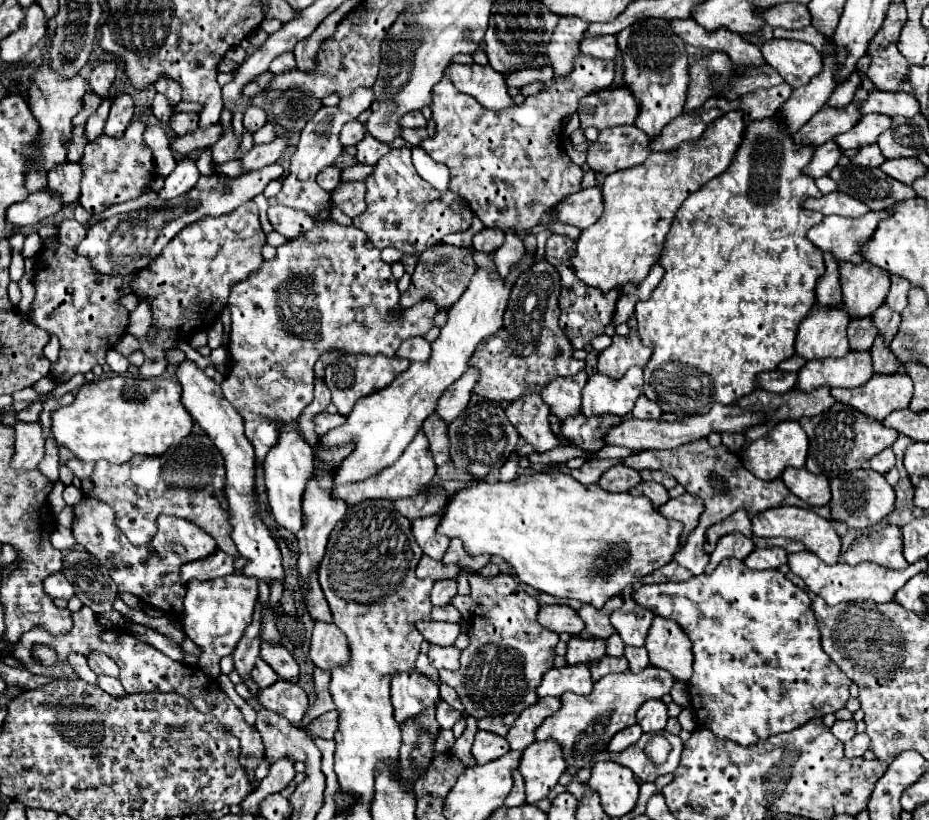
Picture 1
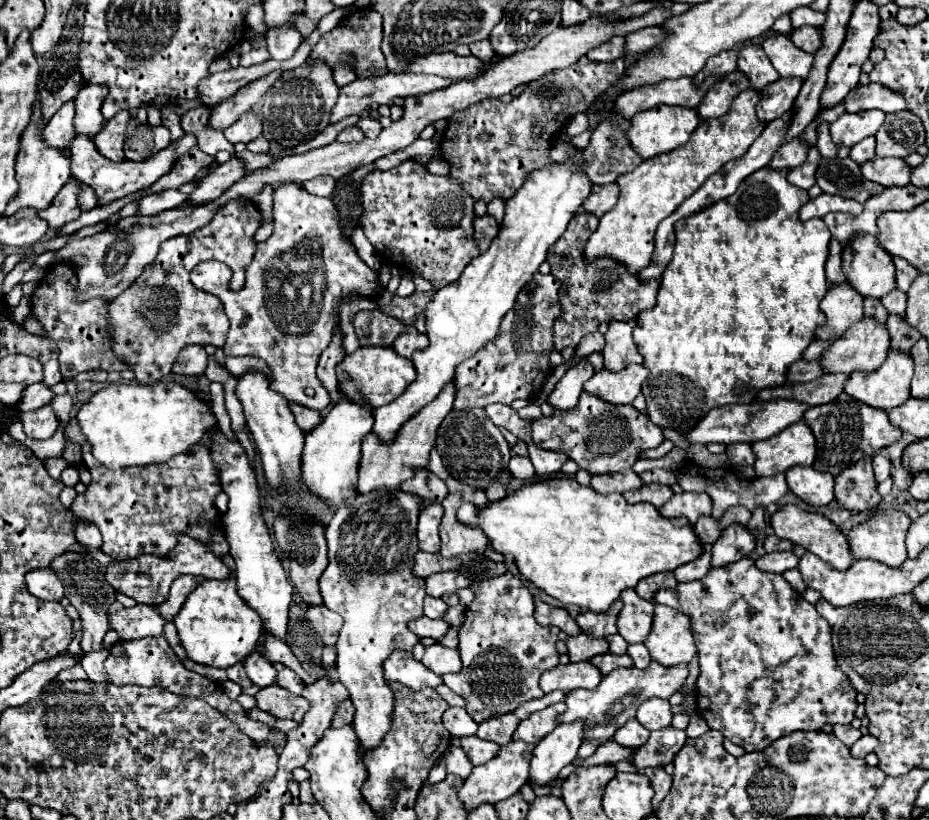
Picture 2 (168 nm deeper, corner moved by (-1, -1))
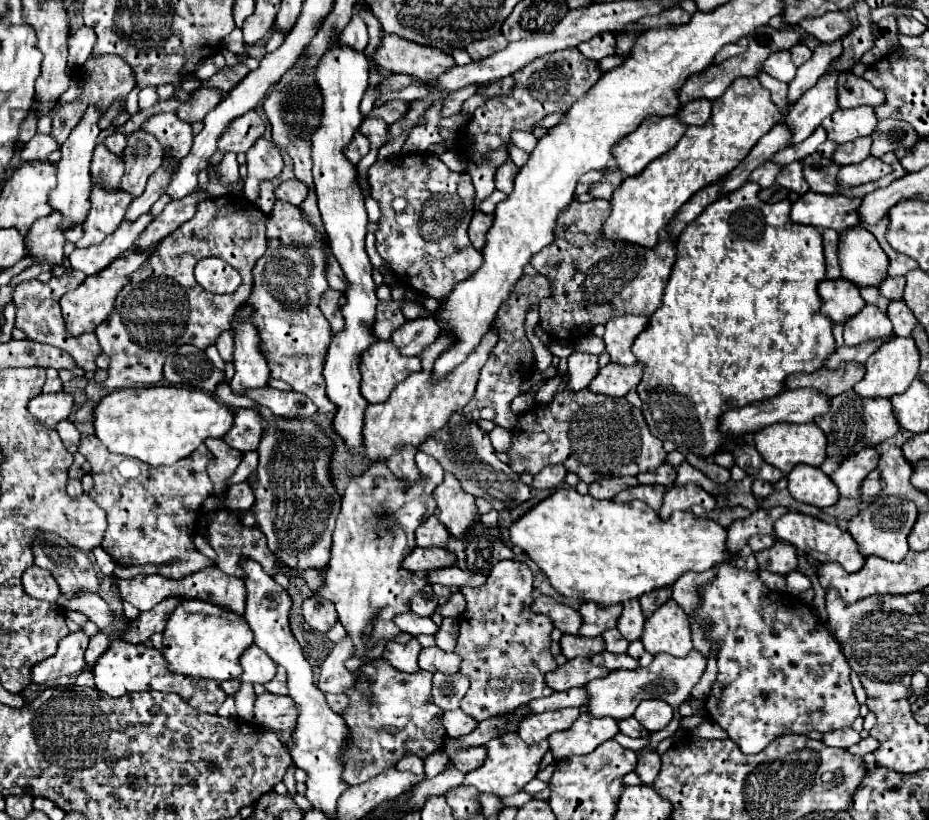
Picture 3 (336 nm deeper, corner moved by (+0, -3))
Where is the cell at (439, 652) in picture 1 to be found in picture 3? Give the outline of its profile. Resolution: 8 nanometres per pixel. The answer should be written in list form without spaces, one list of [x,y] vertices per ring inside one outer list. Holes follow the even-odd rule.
[[[438,646],[424,648],[418,656],[418,666],[428,672],[454,674],[460,670],[460,656],[454,652],[444,652]]]

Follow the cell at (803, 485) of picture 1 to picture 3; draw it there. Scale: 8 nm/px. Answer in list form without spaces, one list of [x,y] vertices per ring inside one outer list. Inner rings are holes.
[[[798,464],[788,474],[788,490],[796,500],[816,508],[832,506],[840,498],[838,488],[830,480],[830,476],[824,474],[820,468],[806,464]]]

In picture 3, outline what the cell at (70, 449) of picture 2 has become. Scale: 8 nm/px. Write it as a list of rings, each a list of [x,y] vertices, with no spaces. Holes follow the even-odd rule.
[[[62,420],[62,422],[58,422],[56,432],[58,432],[58,436],[62,438],[66,450],[68,450],[68,452],[76,452],[76,446],[78,446],[78,442],[80,442],[80,432],[78,432],[76,426],[72,424],[72,420]]]

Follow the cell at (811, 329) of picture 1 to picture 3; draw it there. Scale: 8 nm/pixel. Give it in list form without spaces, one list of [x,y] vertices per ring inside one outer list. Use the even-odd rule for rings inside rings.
[[[824,278],[818,284],[818,292],[824,300],[822,312],[834,324],[850,320],[850,316],[858,314],[866,304],[858,286],[854,286],[854,282],[846,282],[846,278]]]

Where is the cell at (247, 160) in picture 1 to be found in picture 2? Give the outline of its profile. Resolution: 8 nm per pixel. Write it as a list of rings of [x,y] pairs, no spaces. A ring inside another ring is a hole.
[[[233,156],[227,164],[219,164],[215,168],[215,172],[211,172],[209,176],[205,176],[197,190],[189,194],[189,202],[191,204],[205,204],[207,200],[215,200],[219,198],[229,186],[233,186],[241,176],[245,174],[245,164],[241,158]]]

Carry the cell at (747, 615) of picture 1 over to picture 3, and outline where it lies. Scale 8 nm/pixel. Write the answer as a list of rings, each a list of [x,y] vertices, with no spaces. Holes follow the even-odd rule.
[[[734,564],[720,566],[718,576],[708,582],[708,588],[700,588],[700,596],[702,604],[696,618],[712,620],[708,638],[722,648],[718,652],[718,678],[710,690],[712,700],[706,700],[706,710],[744,754],[762,752],[782,734],[808,734],[812,730],[824,734],[852,726],[858,718],[858,700],[850,684],[850,664],[836,638],[804,602],[794,596],[792,610],[788,610],[784,606],[784,598],[776,602],[778,596],[766,590],[756,572],[738,570]]]

